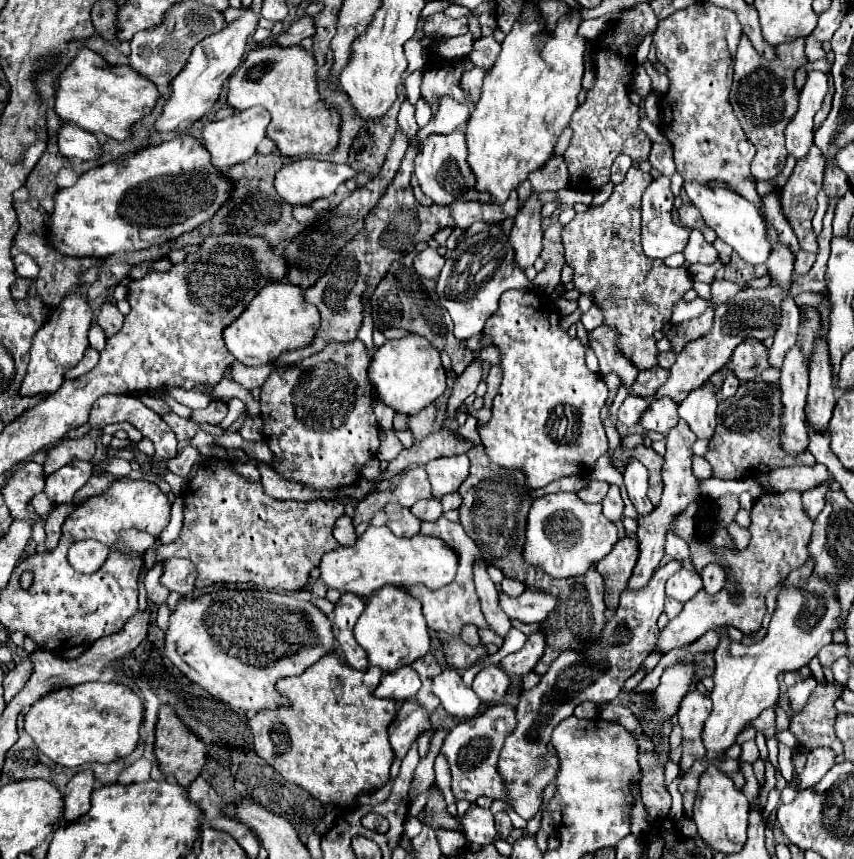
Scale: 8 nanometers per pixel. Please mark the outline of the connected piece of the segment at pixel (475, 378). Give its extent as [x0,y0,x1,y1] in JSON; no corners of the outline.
[447,358,483,418]

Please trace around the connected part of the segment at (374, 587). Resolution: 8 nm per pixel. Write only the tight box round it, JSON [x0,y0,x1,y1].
[319,502,457,596]

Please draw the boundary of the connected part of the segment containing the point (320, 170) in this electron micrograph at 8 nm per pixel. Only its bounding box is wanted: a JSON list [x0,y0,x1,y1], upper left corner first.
[275,158,359,206]

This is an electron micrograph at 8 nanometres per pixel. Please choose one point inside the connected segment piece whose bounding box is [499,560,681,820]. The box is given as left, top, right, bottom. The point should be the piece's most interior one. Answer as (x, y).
(630, 636)

